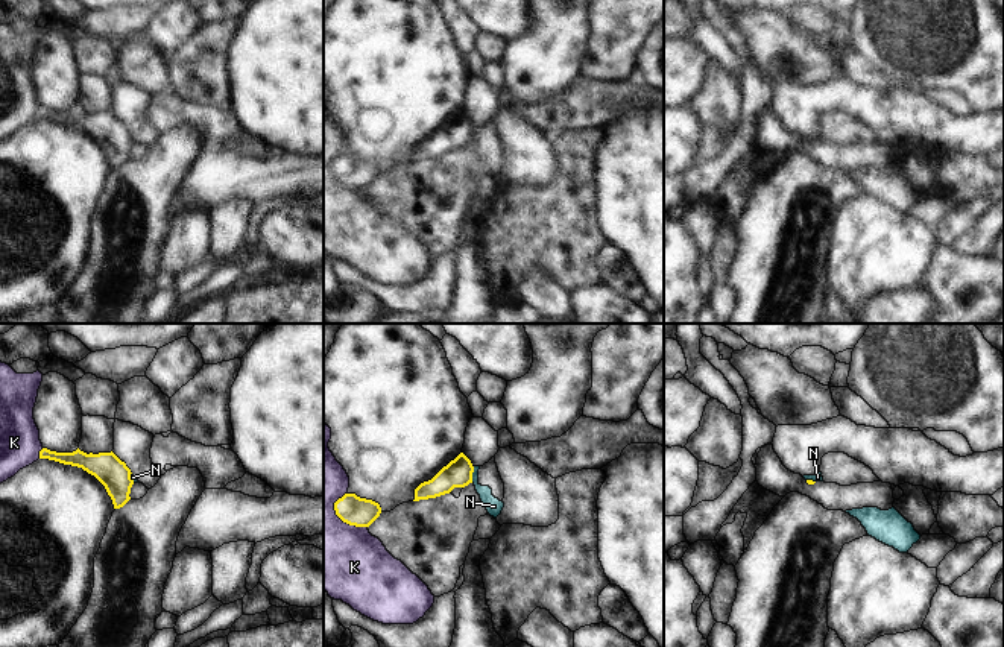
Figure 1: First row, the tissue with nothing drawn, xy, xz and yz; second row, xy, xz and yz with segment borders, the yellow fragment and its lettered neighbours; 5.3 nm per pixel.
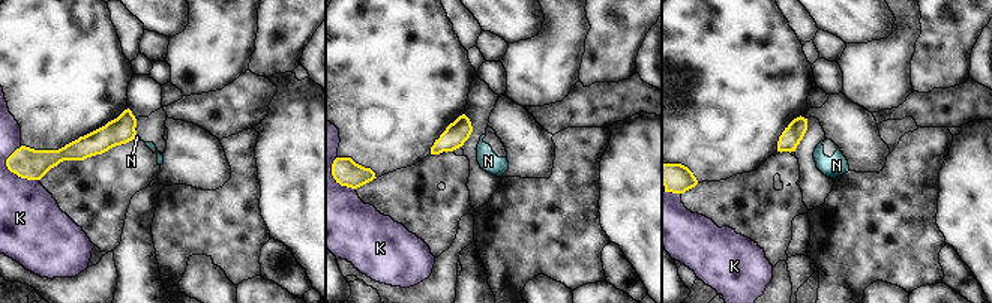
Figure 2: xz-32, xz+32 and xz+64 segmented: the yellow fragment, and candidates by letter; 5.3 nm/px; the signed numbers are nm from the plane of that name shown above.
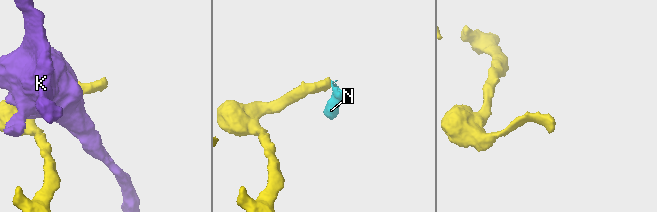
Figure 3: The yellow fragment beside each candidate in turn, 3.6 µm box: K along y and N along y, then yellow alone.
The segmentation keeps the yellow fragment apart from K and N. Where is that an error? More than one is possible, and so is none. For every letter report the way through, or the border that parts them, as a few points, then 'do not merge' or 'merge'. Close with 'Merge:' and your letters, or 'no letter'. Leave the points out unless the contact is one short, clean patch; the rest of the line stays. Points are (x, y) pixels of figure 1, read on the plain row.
K: do not merge
N: border xz (474, 126), (471, 142); do not merge
Merge: no letter

